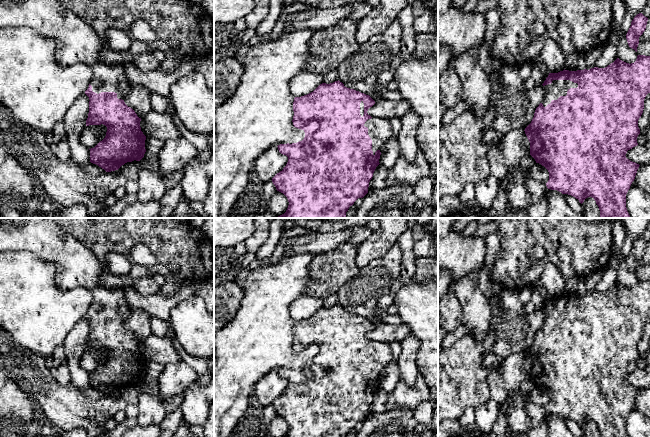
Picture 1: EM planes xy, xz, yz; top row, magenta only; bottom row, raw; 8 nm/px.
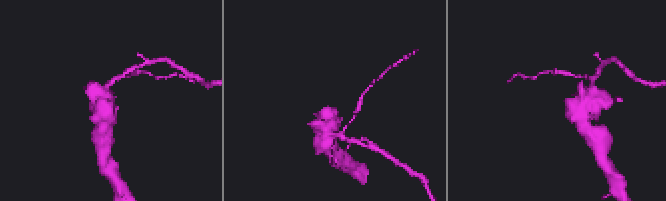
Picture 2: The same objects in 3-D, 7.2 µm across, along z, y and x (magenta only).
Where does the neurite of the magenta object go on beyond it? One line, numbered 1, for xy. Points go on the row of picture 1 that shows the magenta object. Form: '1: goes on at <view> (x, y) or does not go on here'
1: goes on at xy (75, 41)

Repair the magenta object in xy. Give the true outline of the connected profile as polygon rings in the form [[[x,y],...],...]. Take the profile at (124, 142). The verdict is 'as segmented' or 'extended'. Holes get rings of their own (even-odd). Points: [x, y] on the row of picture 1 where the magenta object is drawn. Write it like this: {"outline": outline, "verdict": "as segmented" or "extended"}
{"outline": [[[0,0],[0,30],[10,27],[27,27],[39,35],[53,41],[55,45],[54,57],[60,66],[68,67],[77,63],[88,65],[92,69],[92,80],[85,94],[89,97],[89,113],[86,126],[105,125],[107,132],[105,138],[90,150],[90,162],[98,165],[106,172],[118,170],[122,165],[134,160],[140,161],[146,152],[146,136],[141,131],[141,118],[124,102],[124,97],[131,90],[129,81],[124,73],[122,64],[106,64],[99,56],[104,47],[104,42],[95,29],[67,10],[58,0]]], "verdict": "extended"}

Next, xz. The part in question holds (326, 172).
{"outline": [[[339,80],[330,84],[322,83],[313,92],[294,98],[292,122],[294,127],[305,132],[305,137],[297,143],[277,146],[279,152],[288,157],[288,162],[272,178],[272,182],[289,202],[286,212],[278,218],[346,218],[349,207],[368,193],[369,182],[380,164],[380,151],[392,136],[388,120],[371,117],[367,113],[374,104],[369,95],[347,88]]], "verdict": "extended"}

